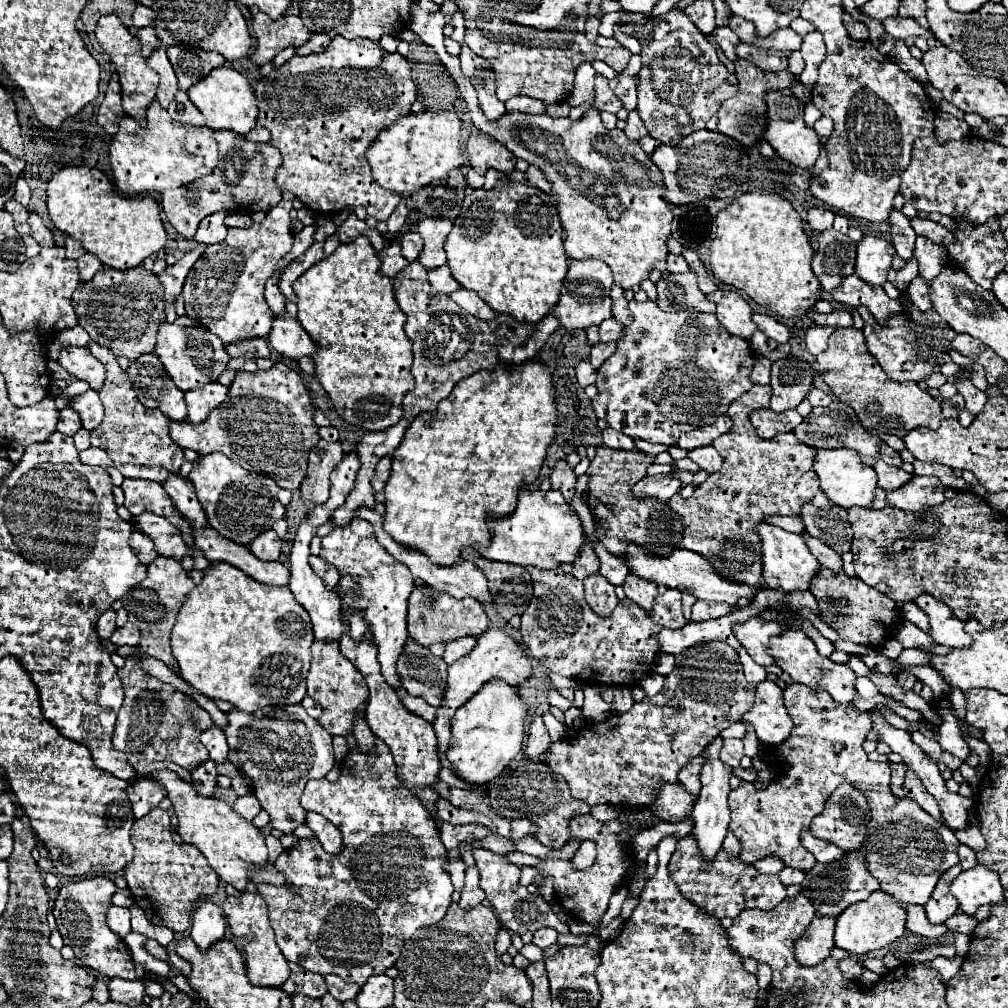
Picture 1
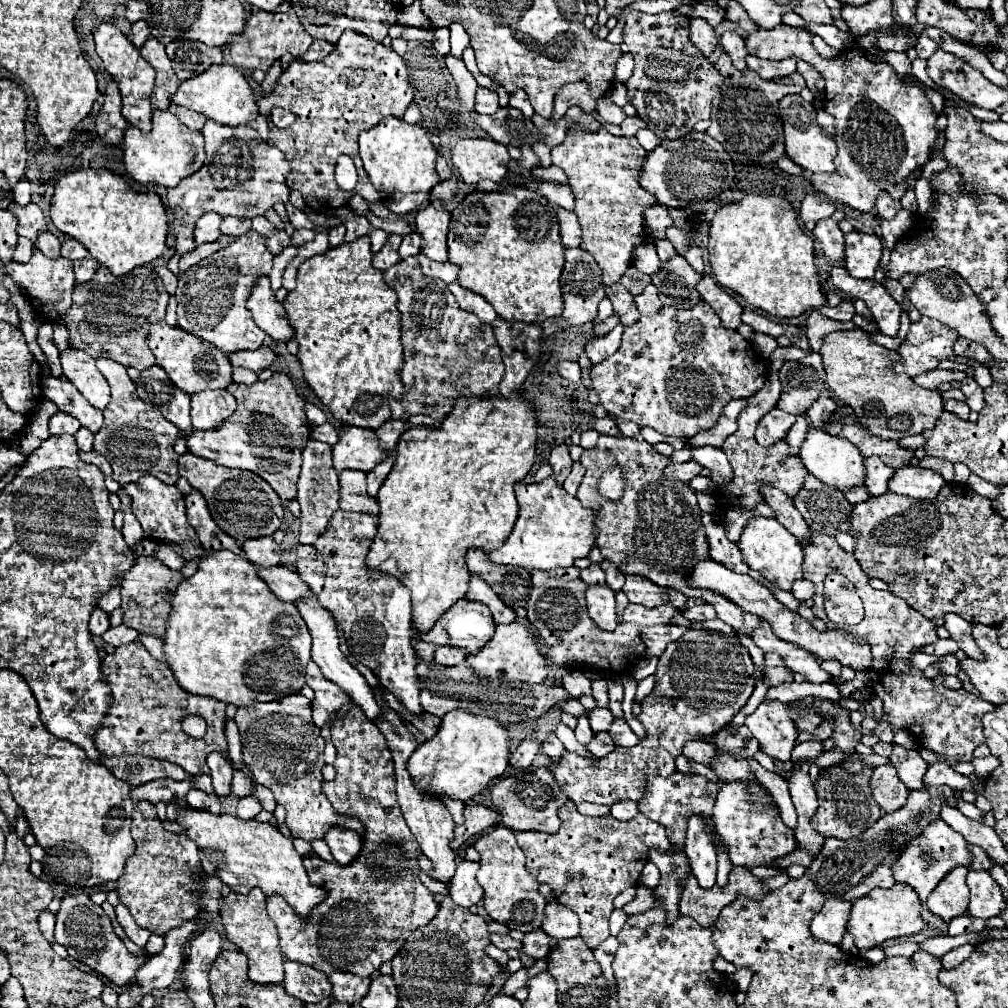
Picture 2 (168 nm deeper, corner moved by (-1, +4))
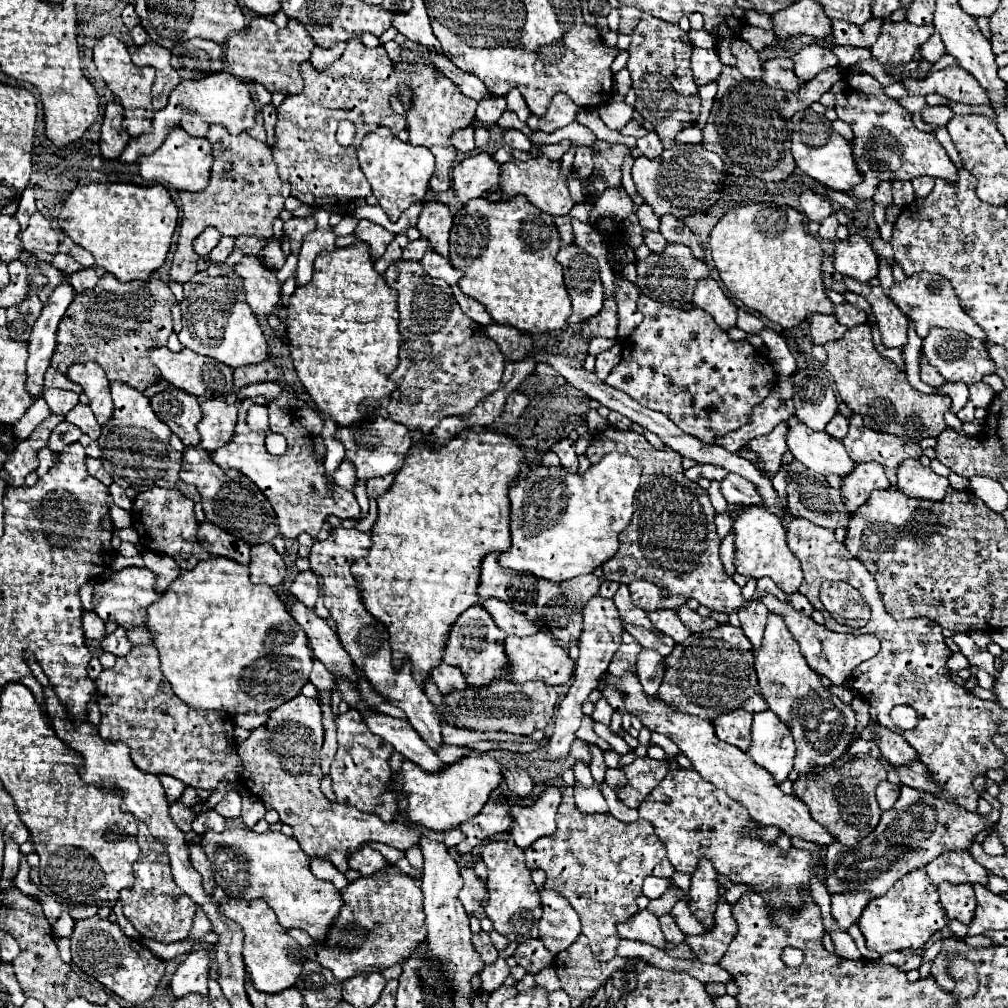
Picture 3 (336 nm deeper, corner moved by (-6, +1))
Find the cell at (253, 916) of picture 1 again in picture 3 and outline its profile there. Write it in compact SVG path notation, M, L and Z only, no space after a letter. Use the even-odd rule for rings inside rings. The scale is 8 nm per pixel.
M228 899L226 903L220 903L220 913L224 913L228 919L240 925L244 931L242 959L246 965L246 973L252 979L252 985L262 993L280 993L284 989L294 987L302 963L306 959L302 947L292 937L288 937L286 929L278 923L276 913L270 909L270 905L266 905L266 901L260 899Z

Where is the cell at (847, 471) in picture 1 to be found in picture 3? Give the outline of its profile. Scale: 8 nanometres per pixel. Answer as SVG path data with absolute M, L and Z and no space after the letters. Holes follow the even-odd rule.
M792 423L786 443L792 455L814 473L848 477L854 471L856 463L846 453L842 441L830 437L826 431L812 431L802 423Z

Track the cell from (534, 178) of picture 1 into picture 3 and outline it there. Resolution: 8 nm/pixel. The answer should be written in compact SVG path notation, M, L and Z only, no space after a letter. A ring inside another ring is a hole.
M560 141L556 145L540 145L540 151L548 157L548 159L556 159L560 161L562 155L570 149L570 141Z

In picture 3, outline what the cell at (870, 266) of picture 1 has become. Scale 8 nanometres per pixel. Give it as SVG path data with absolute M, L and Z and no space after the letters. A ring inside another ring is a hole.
M850 235L836 243L834 267L838 273L866 283L878 275L878 265L878 255L864 237Z

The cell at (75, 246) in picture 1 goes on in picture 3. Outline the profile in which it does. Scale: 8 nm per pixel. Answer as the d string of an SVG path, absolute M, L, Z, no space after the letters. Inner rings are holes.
M74 245L74 247L70 249L68 255L70 255L72 259L76 259L82 267L92 267L92 265L94 265L94 257L92 257L92 253L88 253L84 247Z

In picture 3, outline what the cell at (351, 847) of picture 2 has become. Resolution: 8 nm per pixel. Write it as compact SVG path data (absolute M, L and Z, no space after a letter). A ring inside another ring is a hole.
M360 847L348 859L348 867L356 869L360 875L372 875L372 873L384 869L386 865L388 865L388 861L372 847Z

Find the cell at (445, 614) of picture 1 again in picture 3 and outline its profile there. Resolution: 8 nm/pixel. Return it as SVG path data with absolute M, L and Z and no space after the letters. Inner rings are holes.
M472 605L450 627L444 647L444 661L448 661L450 665L458 665L468 685L486 685L494 679L502 679L502 673L506 671L506 655L502 653L504 639L506 633L502 633L502 629L494 625L490 613L486 613L486 609L482 609L480 605Z

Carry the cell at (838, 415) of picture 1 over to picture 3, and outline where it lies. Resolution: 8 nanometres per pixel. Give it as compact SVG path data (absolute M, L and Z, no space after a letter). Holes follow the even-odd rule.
M860 415L850 417L848 435L842 439L846 451L854 461L876 461L886 469L886 477L892 485L896 485L896 469L908 457L920 459L922 449L916 443L898 441L888 433L878 433L862 425Z

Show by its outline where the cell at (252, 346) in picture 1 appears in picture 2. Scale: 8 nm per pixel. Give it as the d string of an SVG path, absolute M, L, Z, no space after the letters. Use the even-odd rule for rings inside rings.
M261 346L257 350L243 350L237 354L229 354L229 362L233 368L247 368L253 372L261 372L271 366L275 354L269 346Z

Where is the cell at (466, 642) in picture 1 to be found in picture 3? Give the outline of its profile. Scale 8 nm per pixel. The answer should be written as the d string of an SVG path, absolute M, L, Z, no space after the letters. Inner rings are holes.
M440 663L438 667L434 667L430 677L438 685L440 693L448 693L452 689L464 689L464 685L466 685L462 671L454 665L448 665L448 663Z

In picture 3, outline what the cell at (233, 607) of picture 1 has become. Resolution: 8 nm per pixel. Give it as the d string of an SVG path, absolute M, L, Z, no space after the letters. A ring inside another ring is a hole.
M210 557L206 561L198 561L198 565L190 571L184 571L168 589L166 593L162 595L160 601L156 601L154 605L150 605L148 609L148 631L152 633L154 637L154 645L160 653L160 665L162 665L162 673L164 677L170 681L172 685L172 691L192 709L220 709L220 711L226 711L230 715L238 715L238 713L266 713L266 711L272 711L276 709L278 705L294 699L300 689L308 683L308 677L310 677L310 671L312 671L312 665L314 665L314 659L312 659L312 647L310 647L310 641L306 637L306 633L300 629L300 625L294 621L294 617L290 617L288 609L284 607L284 603L280 601L278 593L270 587L270 585L254 585L248 577L248 565L242 565L242 563L236 563L236 561L230 561L226 557ZM262 657L272 657L272 663L254 663L256 659L262 659Z

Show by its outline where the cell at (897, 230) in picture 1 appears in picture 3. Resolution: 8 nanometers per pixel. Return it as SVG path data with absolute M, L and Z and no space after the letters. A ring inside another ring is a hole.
M884 181L882 185L878 185L878 191L874 193L874 203L878 203L878 205L882 205L884 209L888 209L888 207L892 207L894 205L894 201L892 201L892 183L888 183L888 181Z

